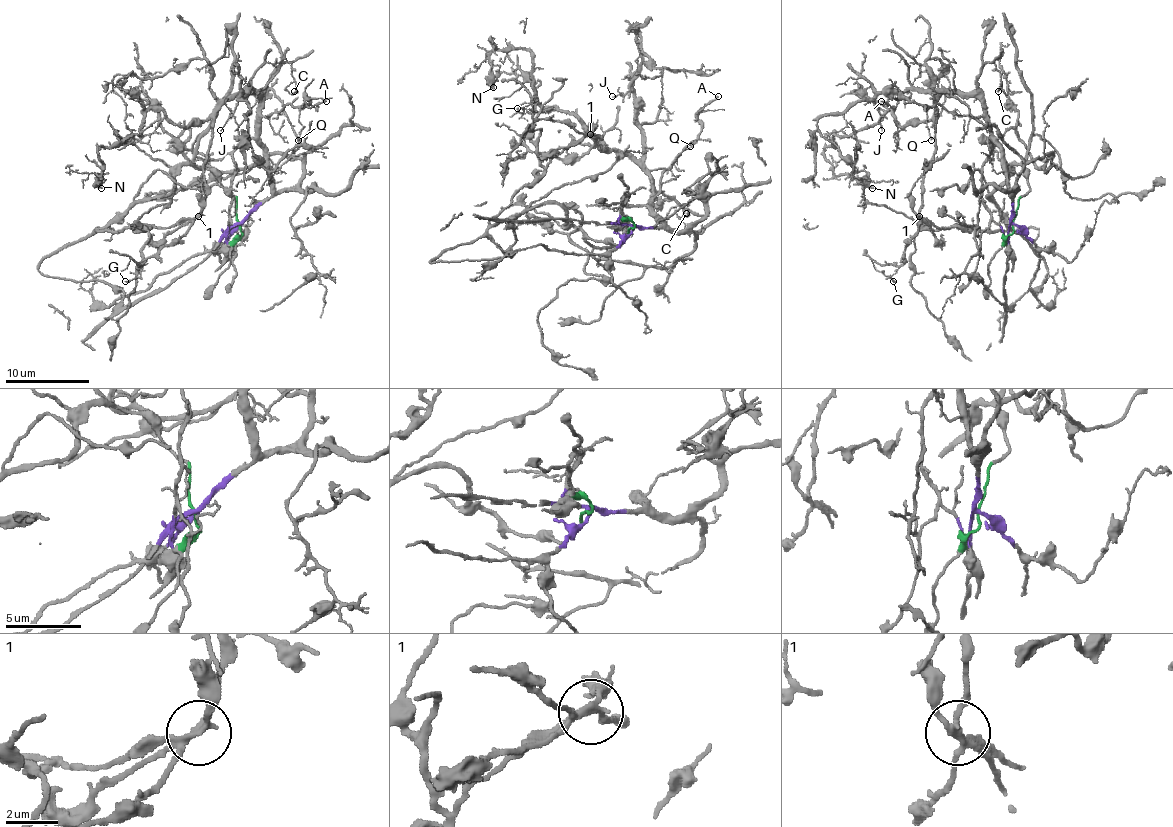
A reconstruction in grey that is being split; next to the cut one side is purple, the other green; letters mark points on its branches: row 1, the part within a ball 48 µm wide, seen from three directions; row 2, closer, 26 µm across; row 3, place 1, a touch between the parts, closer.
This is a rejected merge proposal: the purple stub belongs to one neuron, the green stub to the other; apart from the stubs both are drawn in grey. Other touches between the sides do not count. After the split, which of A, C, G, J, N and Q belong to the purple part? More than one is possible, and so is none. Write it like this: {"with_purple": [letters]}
{"with_purple": ["A", "C", "G", "J", "N", "Q"]}

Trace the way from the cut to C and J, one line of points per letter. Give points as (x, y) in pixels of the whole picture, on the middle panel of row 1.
C: (631, 228), (659, 228), (663, 224), (652, 211), (652, 199), (659, 192), (671, 196), (686, 213)
J: (631, 228), (663, 224), (652, 211), (652, 176), (644, 163), (635, 94), (612, 96)

